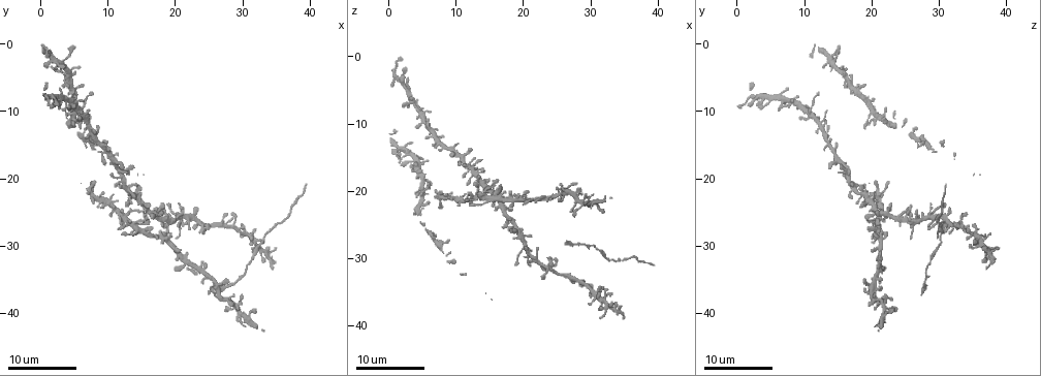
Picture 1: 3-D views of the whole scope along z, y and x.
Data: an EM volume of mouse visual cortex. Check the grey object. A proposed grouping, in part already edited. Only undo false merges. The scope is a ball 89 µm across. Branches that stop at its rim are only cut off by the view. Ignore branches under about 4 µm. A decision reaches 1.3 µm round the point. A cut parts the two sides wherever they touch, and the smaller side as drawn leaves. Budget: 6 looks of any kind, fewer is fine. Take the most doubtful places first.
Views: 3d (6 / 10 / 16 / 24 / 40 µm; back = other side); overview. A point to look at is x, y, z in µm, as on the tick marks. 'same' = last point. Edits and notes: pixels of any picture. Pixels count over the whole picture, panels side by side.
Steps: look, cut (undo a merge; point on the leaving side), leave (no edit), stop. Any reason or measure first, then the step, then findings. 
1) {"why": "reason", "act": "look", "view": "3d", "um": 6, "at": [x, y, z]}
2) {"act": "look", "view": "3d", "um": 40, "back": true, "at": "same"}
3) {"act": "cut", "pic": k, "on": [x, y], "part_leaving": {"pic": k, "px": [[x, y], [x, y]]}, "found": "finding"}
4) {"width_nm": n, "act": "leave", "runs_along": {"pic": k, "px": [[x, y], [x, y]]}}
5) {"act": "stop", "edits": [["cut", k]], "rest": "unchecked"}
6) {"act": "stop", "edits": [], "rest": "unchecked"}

{"act": "look", "view": "3d", "um": 16, "at": [31.0, 29.0, 34.5]}

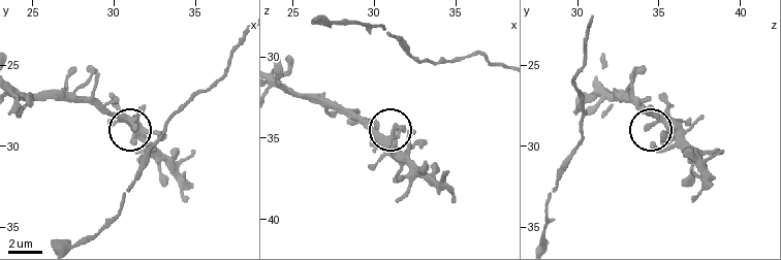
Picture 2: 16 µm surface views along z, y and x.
{"why": "closer look", "act": "look", "view": "3d", "um": 10, "at": [31.3, 28.6, 34.5]}

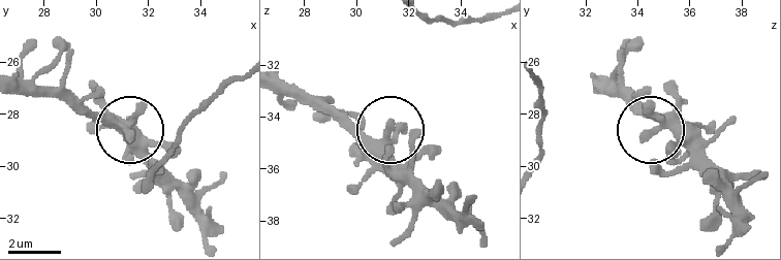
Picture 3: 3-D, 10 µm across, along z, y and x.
{"width_nm": 350, "act": "leave", "runs_along": {"pic": 3, "px": [[282, 77], [368, 135], [386, 135], [426, 189]]}, "found": "continuous, no second neuron"}

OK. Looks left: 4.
{"act": "look", "view": "3d", "um": 16, "at": [33.0, 29.0, 30.5]}

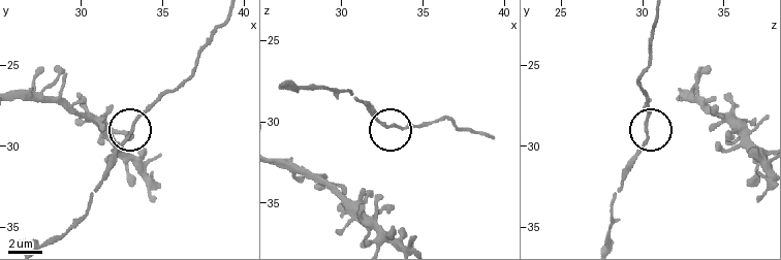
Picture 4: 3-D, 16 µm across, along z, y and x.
{"act": "look", "view": "3d", "um": 6, "at": [32.9, 29.3, 30.1]}

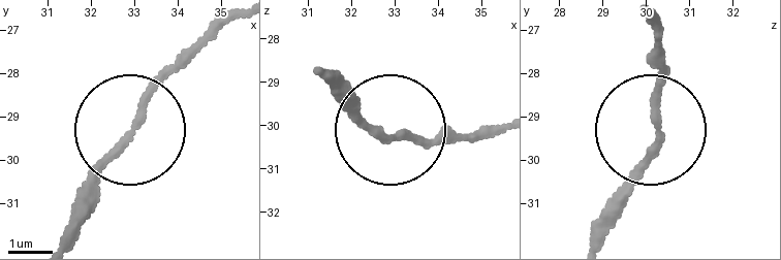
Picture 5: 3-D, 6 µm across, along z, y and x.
{"act": "leave", "found": "one neuron here"}

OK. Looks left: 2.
{"why": "four or more arms meet", "act": "look", "view": "3d", "um": 16, "at": [7.5, 12.0, 12.5]}

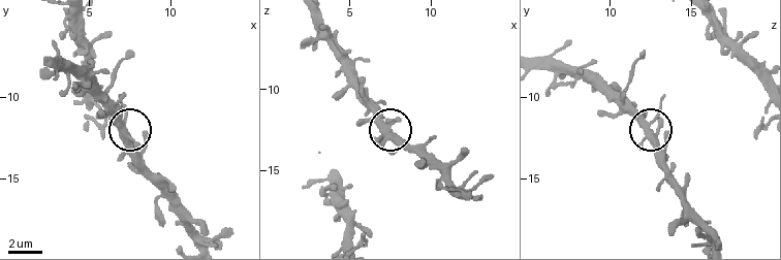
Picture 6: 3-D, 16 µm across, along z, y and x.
{"act": "look", "view": "3d", "um": 10, "at": [7.2, 11.5, 12.5]}

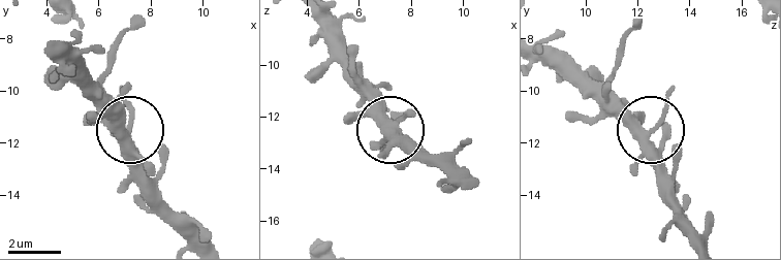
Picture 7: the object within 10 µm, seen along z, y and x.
{"act": "leave", "found": "all the same neuron"}

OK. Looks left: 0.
{"act": "stop", "edits": [], "rest": "unchecked"}

